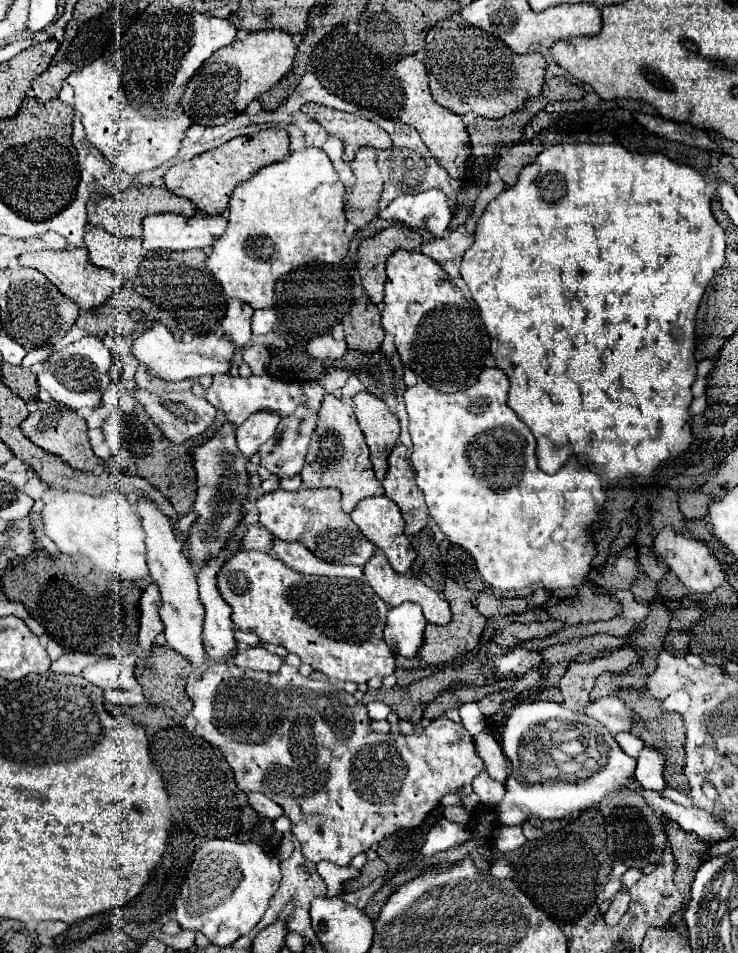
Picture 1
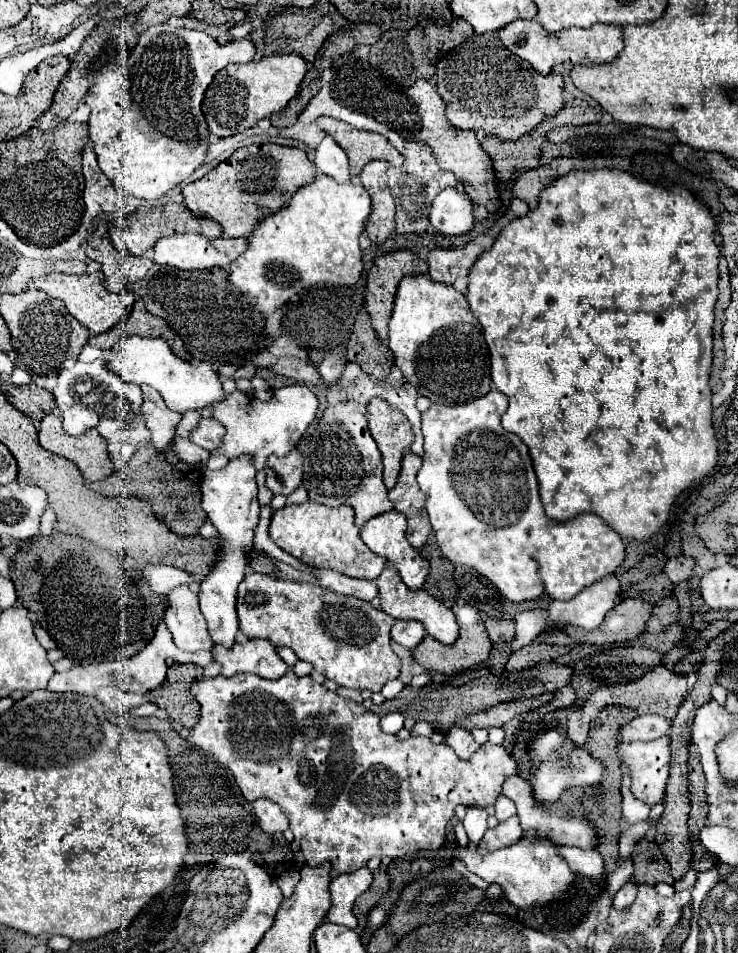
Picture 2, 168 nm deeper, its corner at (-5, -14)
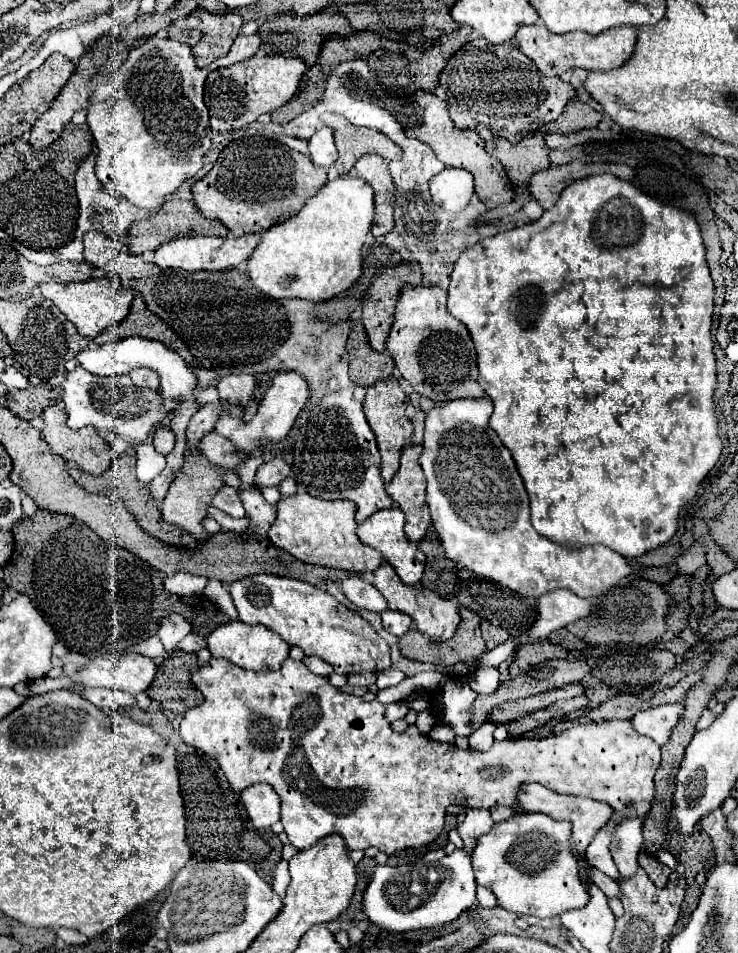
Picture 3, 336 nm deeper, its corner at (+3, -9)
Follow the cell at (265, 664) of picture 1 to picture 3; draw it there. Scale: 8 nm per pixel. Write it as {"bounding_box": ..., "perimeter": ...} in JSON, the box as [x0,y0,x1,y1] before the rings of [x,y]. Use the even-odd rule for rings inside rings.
{"bounding_box":[206,619,290,671],"perimeter":[[[236,619],[214,629],[206,637],[206,641],[208,641],[208,651],[212,653],[212,657],[232,661],[238,667],[250,669],[250,671],[276,671],[276,669],[280,669],[282,661],[288,657],[288,651],[290,651],[290,645],[286,645],[286,641],[280,641],[280,637],[276,633],[272,633],[268,627],[246,625]]]}

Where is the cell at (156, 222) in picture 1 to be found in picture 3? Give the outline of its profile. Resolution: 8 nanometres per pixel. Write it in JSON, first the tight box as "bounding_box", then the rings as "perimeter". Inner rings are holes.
{"bounding_box":[154,233,260,271],"perimeter":[[[248,233],[242,237],[206,237],[206,235],[194,235],[194,237],[176,237],[166,243],[162,243],[156,249],[154,263],[158,267],[172,267],[172,269],[210,269],[210,271],[224,271],[228,267],[240,265],[248,259],[252,249],[258,245],[260,235]]]}

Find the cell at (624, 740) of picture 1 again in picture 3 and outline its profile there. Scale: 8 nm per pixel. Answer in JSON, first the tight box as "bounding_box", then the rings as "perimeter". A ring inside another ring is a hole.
{"bounding_box":[586,817,620,881],"perimeter":[[[612,817],[600,831],[598,835],[592,839],[592,843],[588,845],[586,849],[586,857],[590,861],[590,865],[596,865],[600,871],[604,871],[610,879],[614,881],[620,881],[618,877],[618,869],[612,861],[612,855],[610,855],[610,841],[612,841],[612,833],[616,831],[618,823],[616,823],[616,817]]]}

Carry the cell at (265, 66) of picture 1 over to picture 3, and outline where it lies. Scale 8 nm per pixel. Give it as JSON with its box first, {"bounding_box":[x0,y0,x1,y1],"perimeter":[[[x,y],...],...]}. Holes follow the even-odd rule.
{"bounding_box":[206,57,306,133],"perimeter":[[[250,57],[244,63],[232,67],[220,67],[212,71],[206,79],[208,85],[208,109],[210,109],[210,129],[218,133],[228,133],[240,129],[258,119],[262,113],[272,113],[286,105],[296,93],[302,73],[306,71],[304,61],[296,57]]]}

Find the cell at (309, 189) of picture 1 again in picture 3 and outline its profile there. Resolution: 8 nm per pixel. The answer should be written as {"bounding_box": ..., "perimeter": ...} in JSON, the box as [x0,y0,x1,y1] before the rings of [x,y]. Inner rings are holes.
{"bounding_box":[246,177,374,301],"perimeter":[[[338,177],[328,181],[304,207],[290,219],[272,225],[262,233],[258,247],[246,261],[246,275],[252,285],[266,297],[300,297],[308,301],[328,301],[354,285],[362,273],[362,245],[374,223],[374,197],[372,187],[358,177]]]}

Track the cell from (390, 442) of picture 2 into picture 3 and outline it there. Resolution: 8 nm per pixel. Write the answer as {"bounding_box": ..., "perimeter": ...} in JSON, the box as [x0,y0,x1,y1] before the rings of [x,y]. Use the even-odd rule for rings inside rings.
{"bounding_box":[364,379,412,483],"perimeter":[[[386,379],[386,381],[378,381],[376,385],[372,385],[366,393],[364,399],[364,415],[368,419],[368,425],[372,427],[376,441],[378,441],[378,449],[382,455],[382,479],[384,483],[388,483],[394,473],[398,471],[398,461],[400,461],[400,451],[402,445],[412,437],[412,423],[406,417],[406,407],[408,407],[408,397],[406,393],[400,389],[398,381],[394,379]]]}

